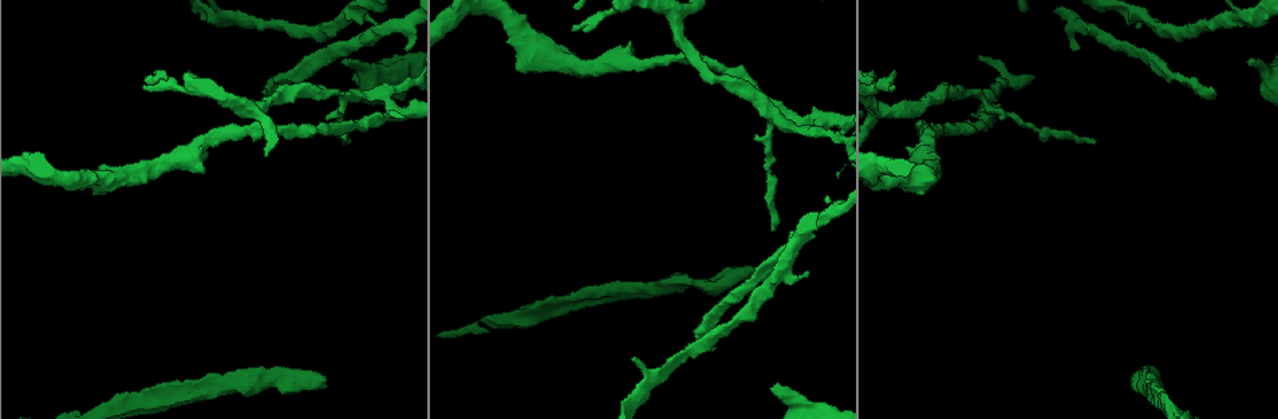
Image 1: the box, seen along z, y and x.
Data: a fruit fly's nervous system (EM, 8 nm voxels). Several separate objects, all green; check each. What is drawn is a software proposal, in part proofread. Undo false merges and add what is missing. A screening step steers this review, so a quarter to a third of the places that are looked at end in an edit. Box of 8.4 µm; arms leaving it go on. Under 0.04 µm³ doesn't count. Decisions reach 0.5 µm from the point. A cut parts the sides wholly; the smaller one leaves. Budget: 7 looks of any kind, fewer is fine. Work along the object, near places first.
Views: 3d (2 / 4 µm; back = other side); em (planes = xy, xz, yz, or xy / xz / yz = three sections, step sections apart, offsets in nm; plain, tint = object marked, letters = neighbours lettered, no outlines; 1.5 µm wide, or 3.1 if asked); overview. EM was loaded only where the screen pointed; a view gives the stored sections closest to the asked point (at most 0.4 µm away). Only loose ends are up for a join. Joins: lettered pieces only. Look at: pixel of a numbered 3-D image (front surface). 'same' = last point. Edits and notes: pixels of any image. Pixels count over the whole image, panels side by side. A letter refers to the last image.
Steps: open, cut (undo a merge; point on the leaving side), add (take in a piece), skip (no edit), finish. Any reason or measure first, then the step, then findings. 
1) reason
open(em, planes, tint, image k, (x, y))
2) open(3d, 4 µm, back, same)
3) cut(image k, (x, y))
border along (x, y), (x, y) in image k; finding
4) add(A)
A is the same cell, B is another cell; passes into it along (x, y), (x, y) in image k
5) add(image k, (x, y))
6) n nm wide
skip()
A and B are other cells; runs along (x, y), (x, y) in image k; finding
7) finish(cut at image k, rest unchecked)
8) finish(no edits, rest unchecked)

free end
open(3d, 2 µm, back, image 1, (806, 274))

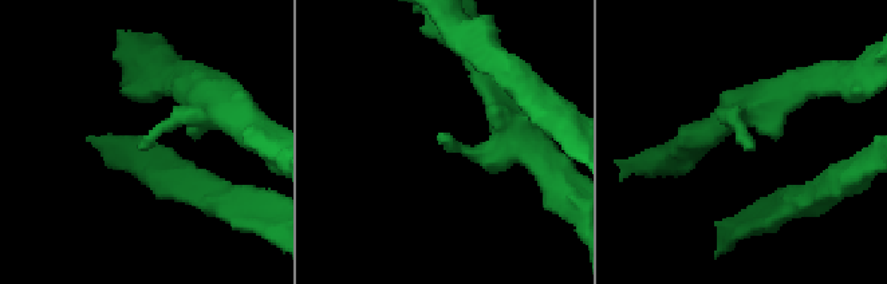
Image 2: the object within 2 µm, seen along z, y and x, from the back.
now the EM
open(em, planes, letters, image 2, (453, 138))

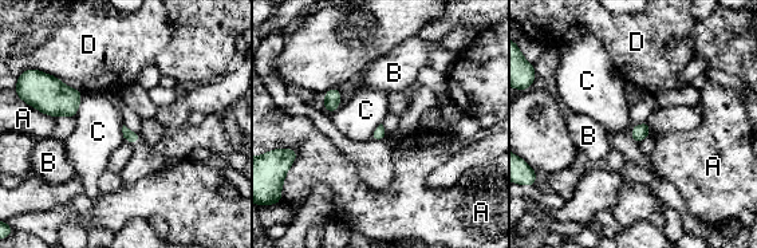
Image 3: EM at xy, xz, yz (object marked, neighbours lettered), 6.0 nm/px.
skip()
A, B, C and D are other cells; border along (83, 93), (74, 117) in image 3; no lettered piece goes on from it

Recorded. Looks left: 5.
touches itself
open(em, 3.1 µm, planes, tint, image 1, (808, 127))

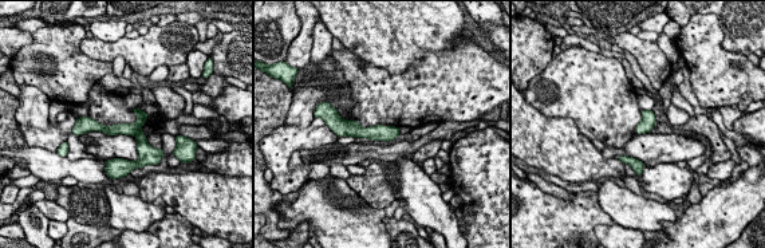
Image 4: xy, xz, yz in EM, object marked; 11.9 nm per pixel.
what lies round it
open(em, 3.1 µm, planes, letters, same)

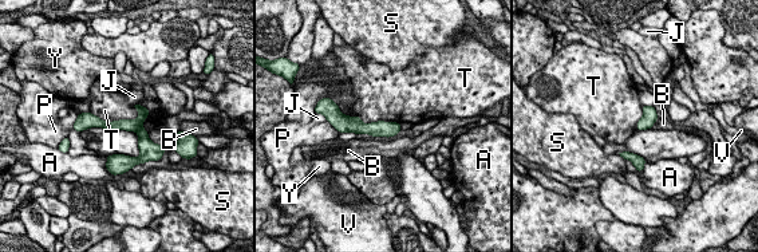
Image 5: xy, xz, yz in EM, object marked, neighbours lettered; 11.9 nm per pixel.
cut(image 5, (130, 125))
A, B, J, P, S, T, V and Y are other cells; border along (142, 126), (137, 132) in image 5; a second cell is stuck on

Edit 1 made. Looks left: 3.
open(overview)

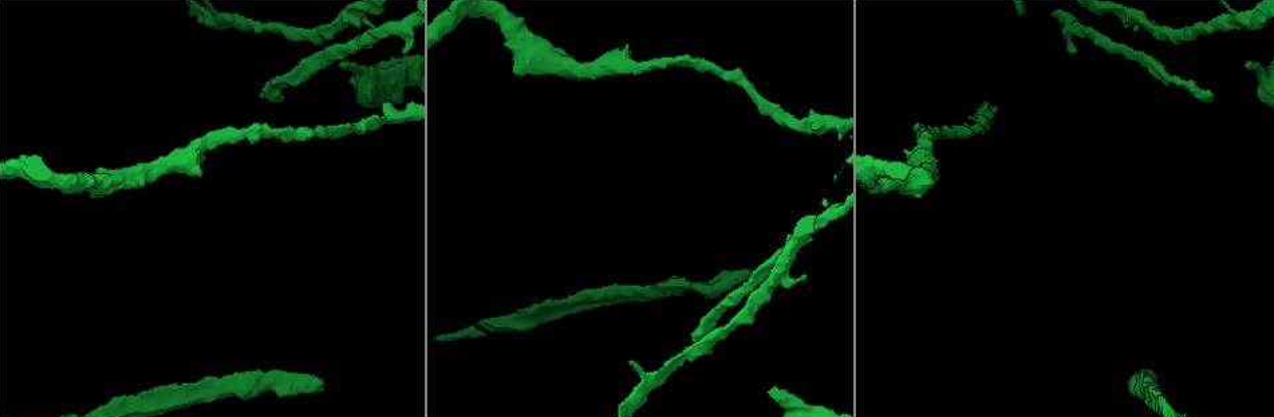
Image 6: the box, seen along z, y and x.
long arm stops here
open(em, xy, step 8, tint, image 6, (283, 100))

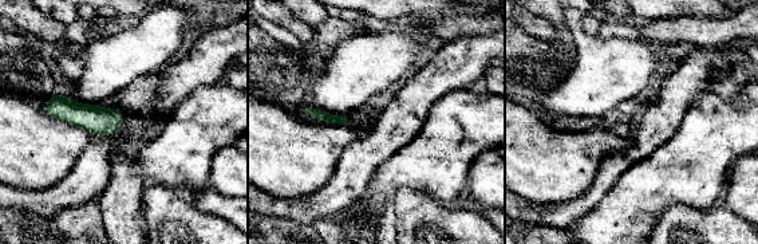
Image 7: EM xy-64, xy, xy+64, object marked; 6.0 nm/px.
cut it another way
open(em, planes, letters, same)

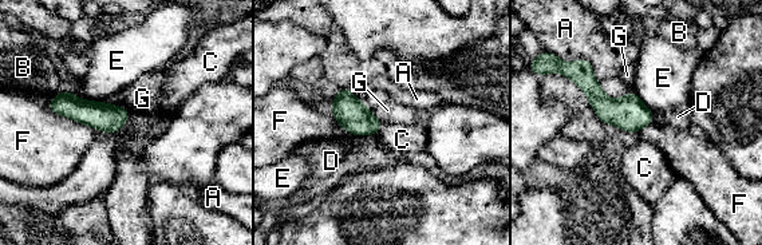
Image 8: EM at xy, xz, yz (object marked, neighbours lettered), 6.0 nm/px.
add(D)
D is the same cell, A, B, C, E, F and G are other cells; passes into it along (352, 115), (364, 134), (332, 161) in image 8; the cell continues

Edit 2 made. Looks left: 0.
finish(cut at image 5, add at image 8, rest unchecked)

